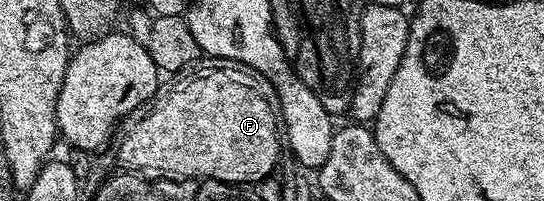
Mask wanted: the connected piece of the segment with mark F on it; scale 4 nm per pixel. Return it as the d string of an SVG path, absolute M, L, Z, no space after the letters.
M237 65L213 66L217 67L205 67L202 71L193 69L170 78L173 79L170 83L162 82L148 103L136 107L121 120L119 137L125 145L115 151L121 154L124 168L156 173L166 179L214 179L232 185L257 183L276 169L281 147L283 151L283 139L279 134L279 115L274 104L265 100L264 93L257 88L258 80L248 70Z

